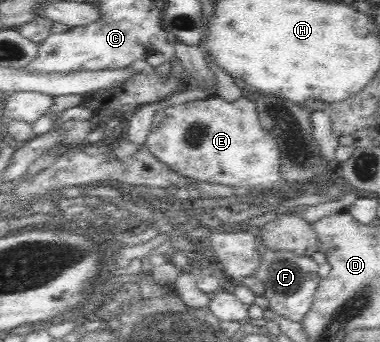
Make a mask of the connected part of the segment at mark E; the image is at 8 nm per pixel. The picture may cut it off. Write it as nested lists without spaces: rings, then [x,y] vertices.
[[[244,95],[232,103],[220,96],[210,96],[157,111],[145,147],[170,169],[198,181],[222,183],[228,187],[250,187],[260,191],[271,189],[281,178],[279,142],[264,129],[256,113],[256,105]]]

